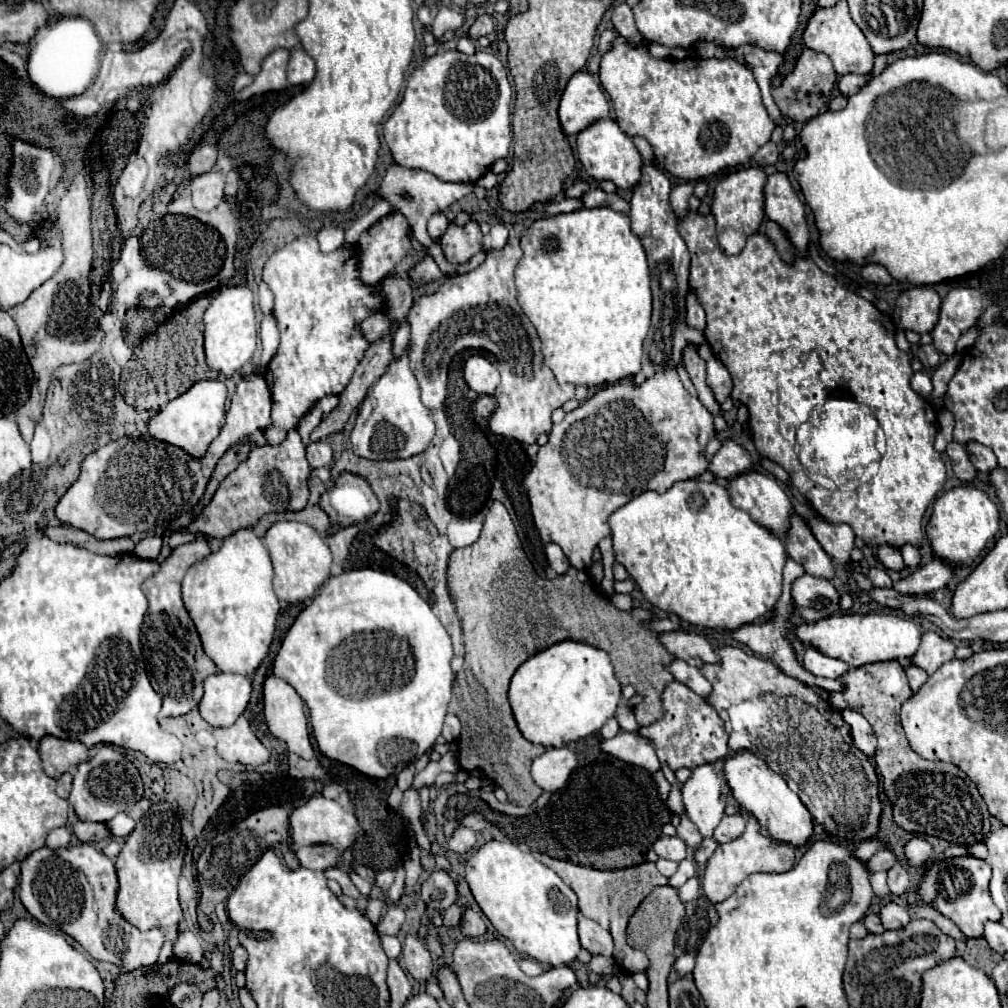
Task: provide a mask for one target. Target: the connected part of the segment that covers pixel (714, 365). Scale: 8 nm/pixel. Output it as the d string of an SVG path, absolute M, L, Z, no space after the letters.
M715 357L707 361L707 385L713 389L719 403L723 403L731 393L731 375L727 373L727 367Z

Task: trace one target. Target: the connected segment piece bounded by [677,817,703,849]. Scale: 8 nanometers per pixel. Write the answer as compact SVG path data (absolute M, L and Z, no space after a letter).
M687 817L681 819L681 825L677 827L677 835L679 835L689 847L693 847L693 849L697 849L697 847L701 845L701 841L703 841L701 833L695 829L695 825L693 825Z

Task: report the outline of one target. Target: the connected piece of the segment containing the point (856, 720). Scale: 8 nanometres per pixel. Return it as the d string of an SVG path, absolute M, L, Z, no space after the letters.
M841 711L845 723L851 725L851 737L855 741L855 747L861 749L863 753L867 753L867 757L871 757L875 753L875 747L877 747L877 739L875 739L875 733L871 729L871 725L867 723L867 719L855 711Z

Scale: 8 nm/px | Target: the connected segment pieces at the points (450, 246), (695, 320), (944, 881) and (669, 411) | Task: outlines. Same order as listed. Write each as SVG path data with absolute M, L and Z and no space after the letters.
M451 223L439 243L445 253L445 259L457 265L471 261L471 257L481 251L481 239L483 235L477 223L467 223L463 227Z
M693 293L687 295L687 325L693 329L705 329L705 311Z
M969 855L951 857L943 861L933 861L927 867L917 887L917 893L923 903L931 905L941 915L951 919L963 931L965 937L979 939L983 937L983 925L987 921L1001 921L1001 911L997 909L989 893L989 879L991 879L991 867L985 861Z
M673 367L655 373L655 377L647 379L643 385L611 383L597 391L591 399L567 413L561 423L553 425L547 445L539 449L533 469L523 479L541 541L557 543L573 567L591 567L593 549L611 533L607 517L633 497L641 495L641 491L663 493L677 481L695 479L705 473L709 469L705 447L711 435L715 437L713 415L697 397L685 391L677 369Z

